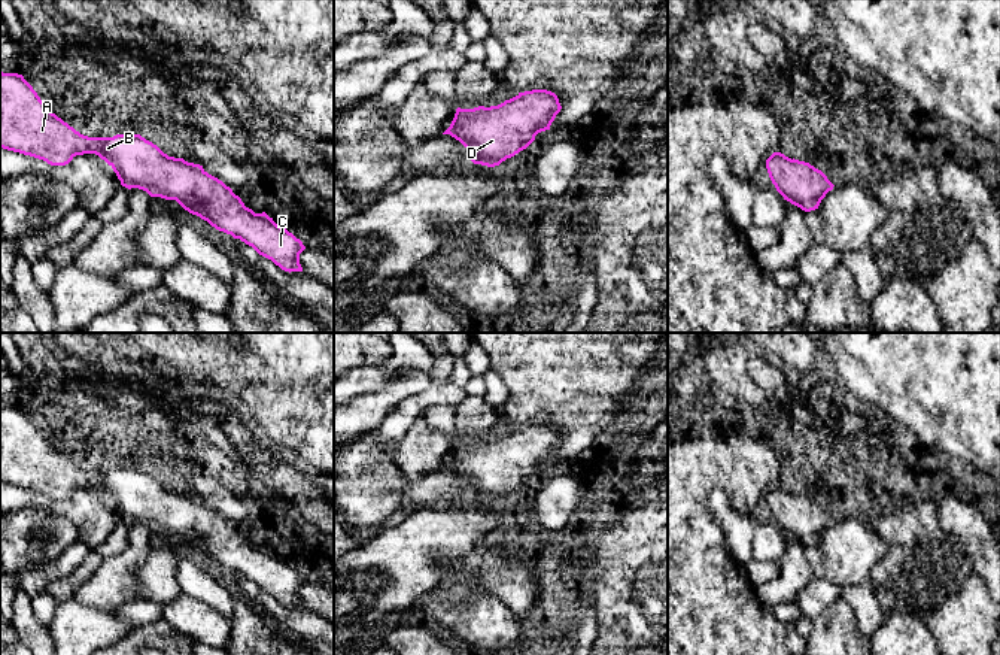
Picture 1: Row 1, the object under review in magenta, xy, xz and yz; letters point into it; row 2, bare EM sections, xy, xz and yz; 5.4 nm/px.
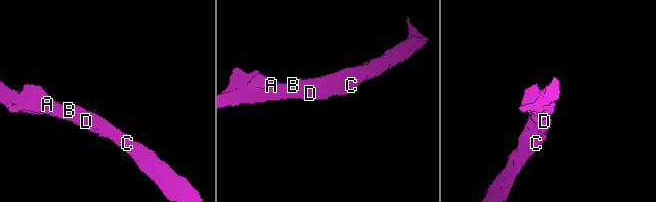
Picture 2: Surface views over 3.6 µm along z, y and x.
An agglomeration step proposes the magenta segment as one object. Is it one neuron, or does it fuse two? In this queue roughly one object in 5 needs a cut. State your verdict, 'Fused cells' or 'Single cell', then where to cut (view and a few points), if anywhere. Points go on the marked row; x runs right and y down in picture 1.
Single cell. No split

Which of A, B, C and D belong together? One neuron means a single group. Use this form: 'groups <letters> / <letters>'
groups A B C D

